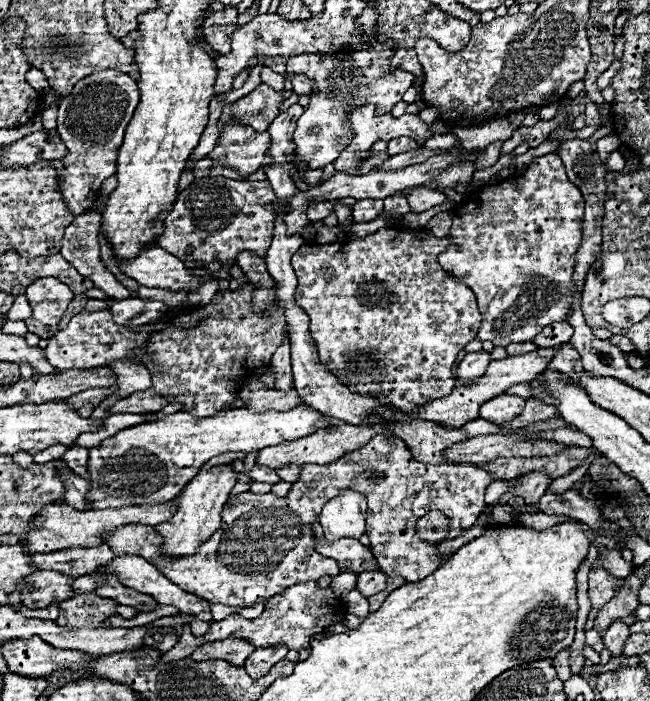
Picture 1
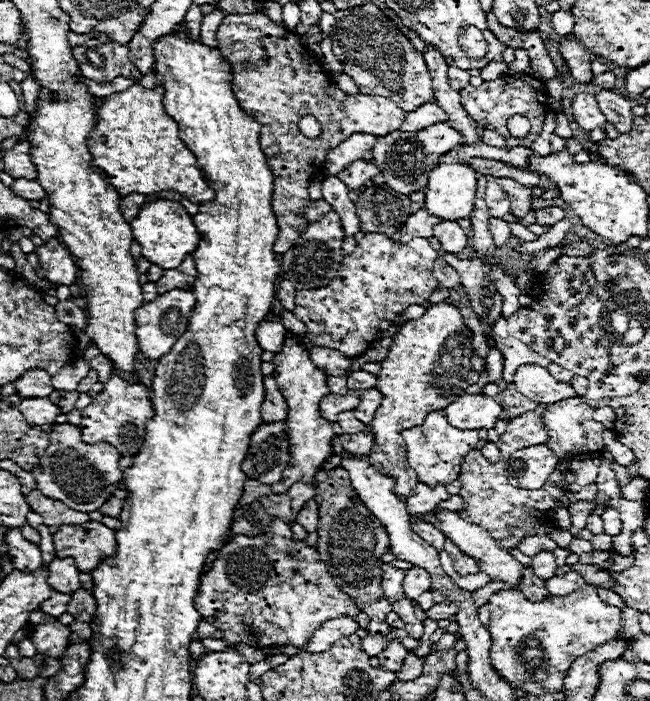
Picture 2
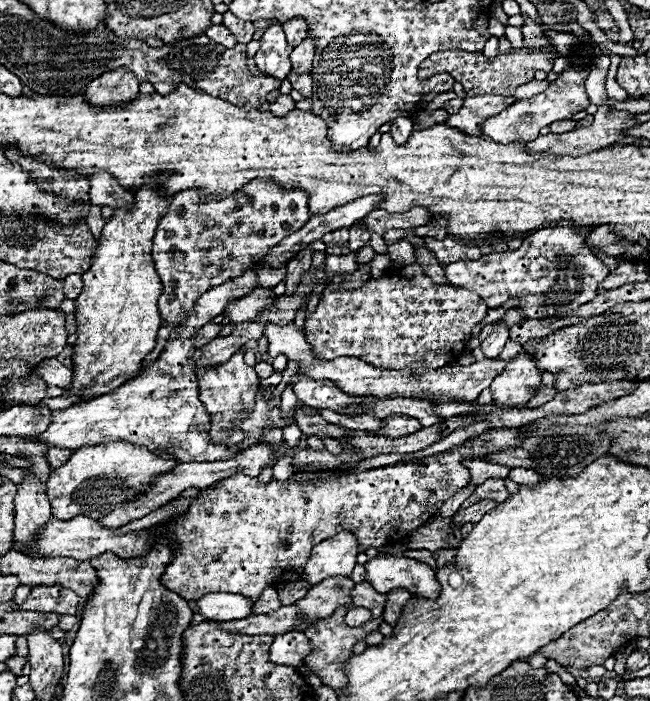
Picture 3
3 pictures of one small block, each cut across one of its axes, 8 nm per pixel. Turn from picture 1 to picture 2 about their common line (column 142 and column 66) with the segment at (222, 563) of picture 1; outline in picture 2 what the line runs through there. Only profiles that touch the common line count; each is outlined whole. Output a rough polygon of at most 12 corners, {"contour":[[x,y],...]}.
{"contour":[[102,522],[60,526],[58,558],[92,572],[114,554],[114,530]]}

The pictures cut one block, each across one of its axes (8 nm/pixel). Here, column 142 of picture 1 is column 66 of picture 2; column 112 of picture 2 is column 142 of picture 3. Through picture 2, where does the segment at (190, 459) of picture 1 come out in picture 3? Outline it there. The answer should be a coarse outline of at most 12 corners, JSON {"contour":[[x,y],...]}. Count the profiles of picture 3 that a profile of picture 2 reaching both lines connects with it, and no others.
{"contour":[[82,446],[46,482],[52,516],[98,520],[178,462]]}

